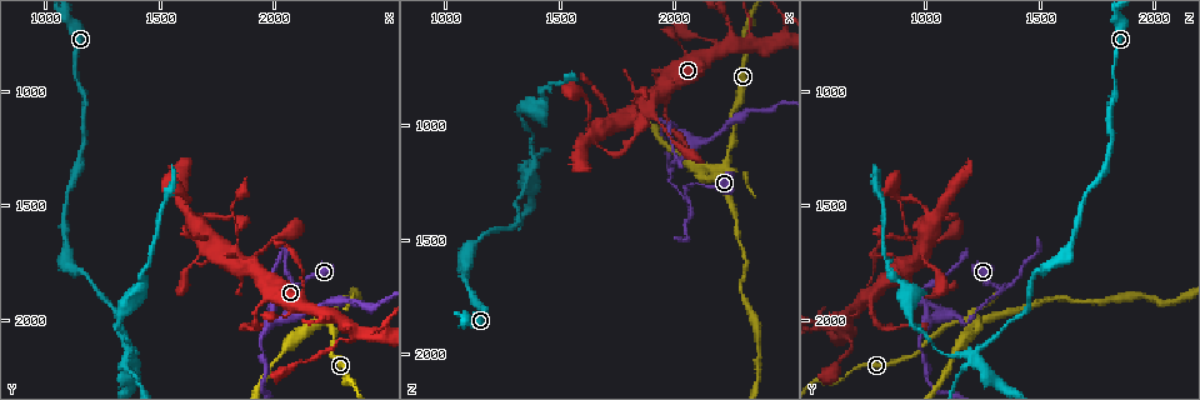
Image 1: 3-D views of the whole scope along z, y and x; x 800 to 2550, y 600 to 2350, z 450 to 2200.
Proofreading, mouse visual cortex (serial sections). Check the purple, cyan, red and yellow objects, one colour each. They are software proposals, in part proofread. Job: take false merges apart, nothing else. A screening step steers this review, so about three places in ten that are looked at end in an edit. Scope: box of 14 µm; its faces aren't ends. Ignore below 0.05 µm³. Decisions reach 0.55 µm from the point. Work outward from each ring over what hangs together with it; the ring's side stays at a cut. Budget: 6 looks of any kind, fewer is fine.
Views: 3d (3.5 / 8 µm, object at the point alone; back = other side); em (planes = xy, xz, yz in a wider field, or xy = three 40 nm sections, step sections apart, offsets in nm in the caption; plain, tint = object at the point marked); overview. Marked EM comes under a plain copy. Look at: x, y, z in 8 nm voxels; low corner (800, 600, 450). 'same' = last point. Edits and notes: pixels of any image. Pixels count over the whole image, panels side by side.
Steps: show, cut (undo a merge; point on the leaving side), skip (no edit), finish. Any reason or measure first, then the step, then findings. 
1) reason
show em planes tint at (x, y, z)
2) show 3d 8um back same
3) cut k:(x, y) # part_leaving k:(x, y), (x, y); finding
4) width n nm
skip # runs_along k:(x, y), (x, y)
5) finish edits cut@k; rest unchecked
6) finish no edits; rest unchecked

a narrow waist
show 3d 3.5um back at (2270, 2110, 670)

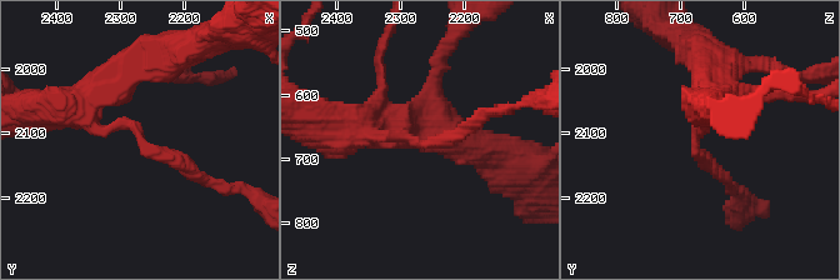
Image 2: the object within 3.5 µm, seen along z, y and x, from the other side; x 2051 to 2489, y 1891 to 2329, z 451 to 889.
arm_widths 200, 350 nm
show em xy step 3 tint at (2265, 2110, 675)

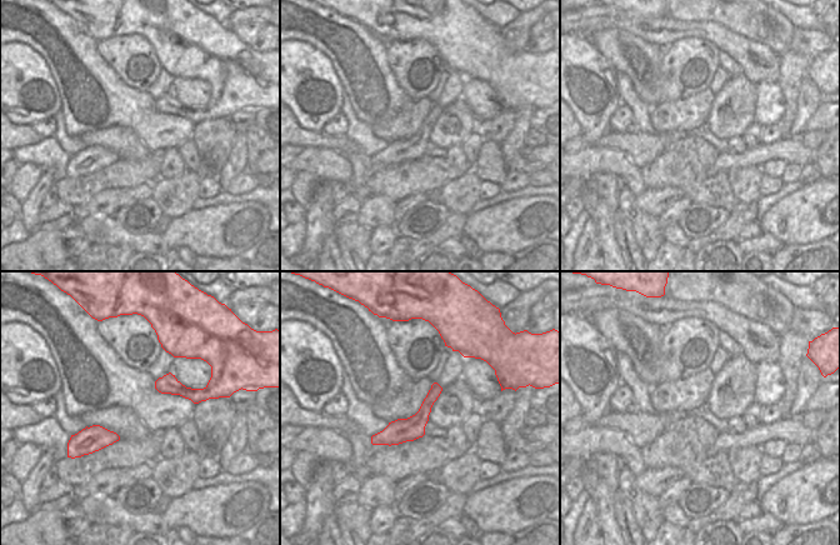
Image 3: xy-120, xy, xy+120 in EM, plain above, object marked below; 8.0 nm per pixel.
skip # runs_along 3:(438, 389), (408, 429), (374, 440); continuous, no second cell

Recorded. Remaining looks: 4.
branch point
show 3d 3.5um at (1840, 1610, 930)

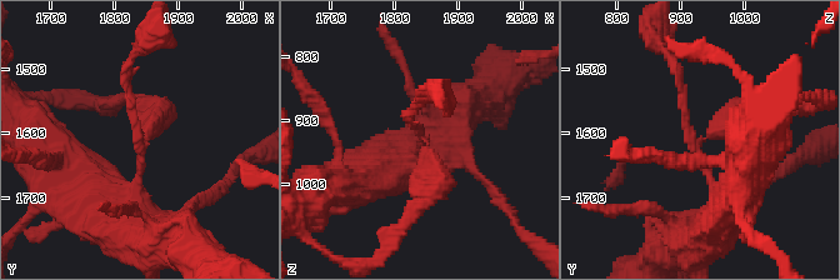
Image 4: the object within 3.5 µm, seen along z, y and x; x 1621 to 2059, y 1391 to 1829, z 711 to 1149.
arms 3; arm_widths 100, 300, 400 nm
show em planes tint at (1840, 1620, 925)

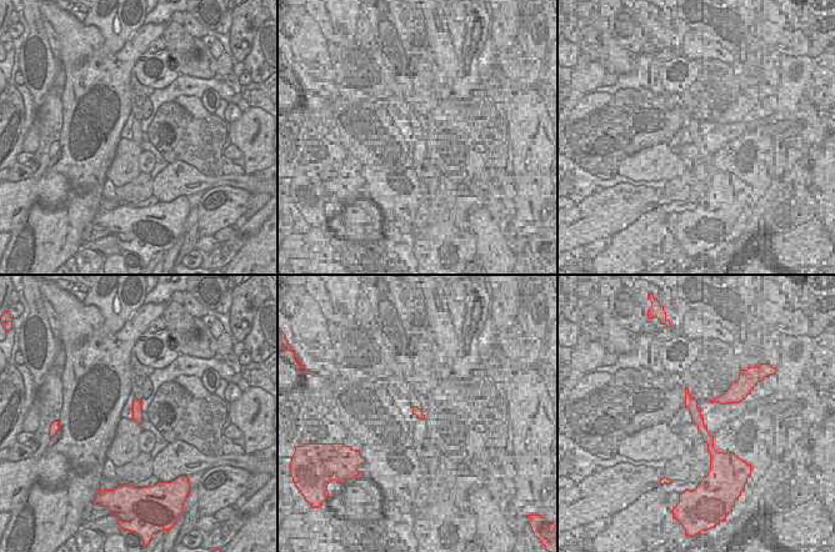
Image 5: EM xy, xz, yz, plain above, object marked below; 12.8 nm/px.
another direction
show em xy step 3 tint same

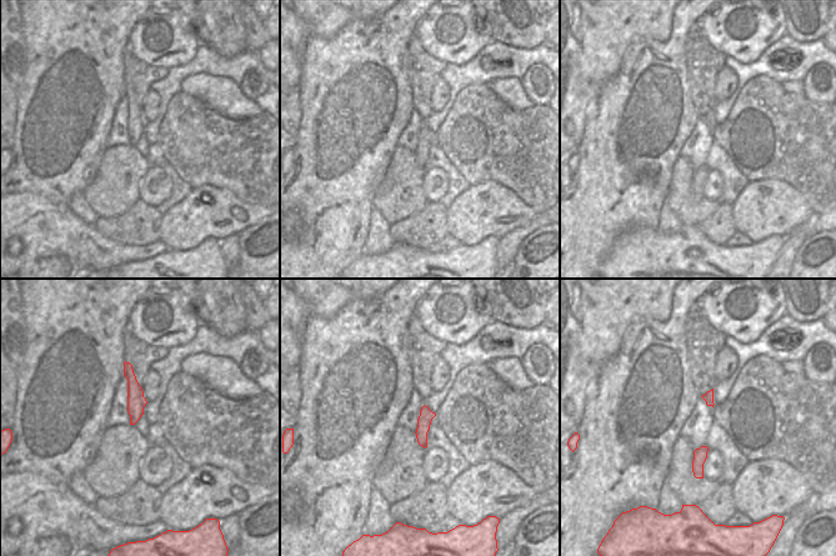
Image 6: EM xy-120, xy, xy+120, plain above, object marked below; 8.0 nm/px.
skip # runs_along 6:(126, 365), (134, 389), (133, 420); continuous, no second cell

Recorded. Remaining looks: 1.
abrupt turn
show 3d 3.5um at (2050, 1870, 1320)

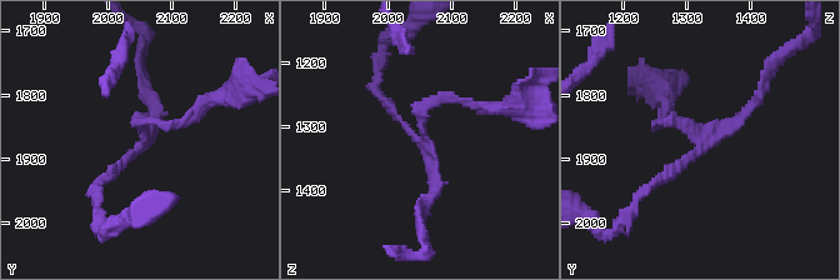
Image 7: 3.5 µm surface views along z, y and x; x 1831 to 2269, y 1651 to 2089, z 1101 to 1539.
skip # runs_along 7:(179, 124), (140, 120), (144, 143), (98, 185); one cell here

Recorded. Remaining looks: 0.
finish no edits; rest unchecked

